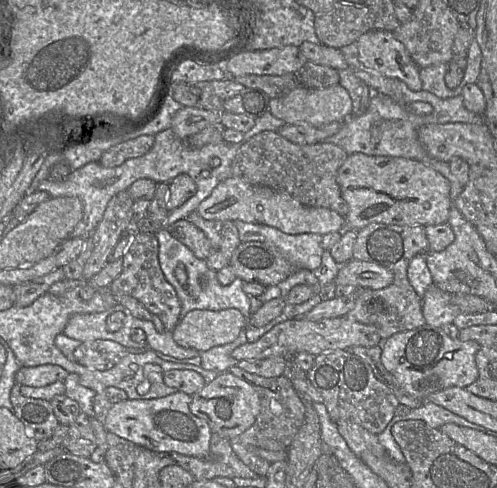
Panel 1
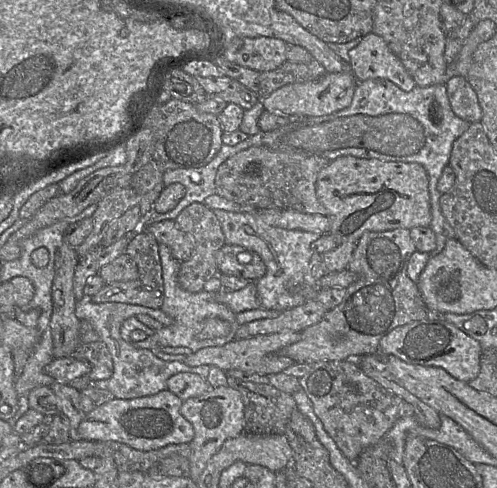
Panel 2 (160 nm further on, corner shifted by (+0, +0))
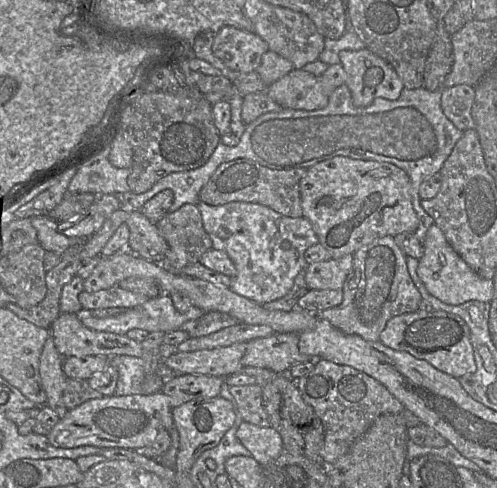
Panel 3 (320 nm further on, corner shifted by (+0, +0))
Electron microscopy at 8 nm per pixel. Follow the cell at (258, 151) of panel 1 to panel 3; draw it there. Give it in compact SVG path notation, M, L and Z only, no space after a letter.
M239 158L220 164L208 183L200 190L199 200L209 205L223 205L232 201L258 203L291 217L303 217L300 180L307 168L274 170L248 159Z

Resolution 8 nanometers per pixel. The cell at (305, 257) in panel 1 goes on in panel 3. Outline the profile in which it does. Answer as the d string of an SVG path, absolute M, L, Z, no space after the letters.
M199 201L197 207L212 247L226 252L236 267L230 290L260 305L278 300L291 290L297 275L308 266L305 251L318 243L308 219L291 218L258 203L232 201L213 206Z

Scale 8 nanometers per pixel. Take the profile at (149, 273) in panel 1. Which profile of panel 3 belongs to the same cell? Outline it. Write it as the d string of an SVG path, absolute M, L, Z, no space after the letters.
M118 285L96 292L82 291L78 299L85 310L111 307L133 308L149 300L145 295L125 290Z

